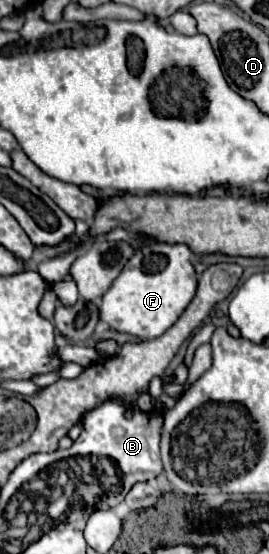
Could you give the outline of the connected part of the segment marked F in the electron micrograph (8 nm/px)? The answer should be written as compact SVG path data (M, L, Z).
M115 228L105 235L107 240L125 241L134 248L132 258L126 262L120 276L110 284L102 296L100 320L112 330L136 336L140 340L152 340L162 336L184 312L194 298L198 280L190 262L192 252L184 244L138 244L129 231Z

